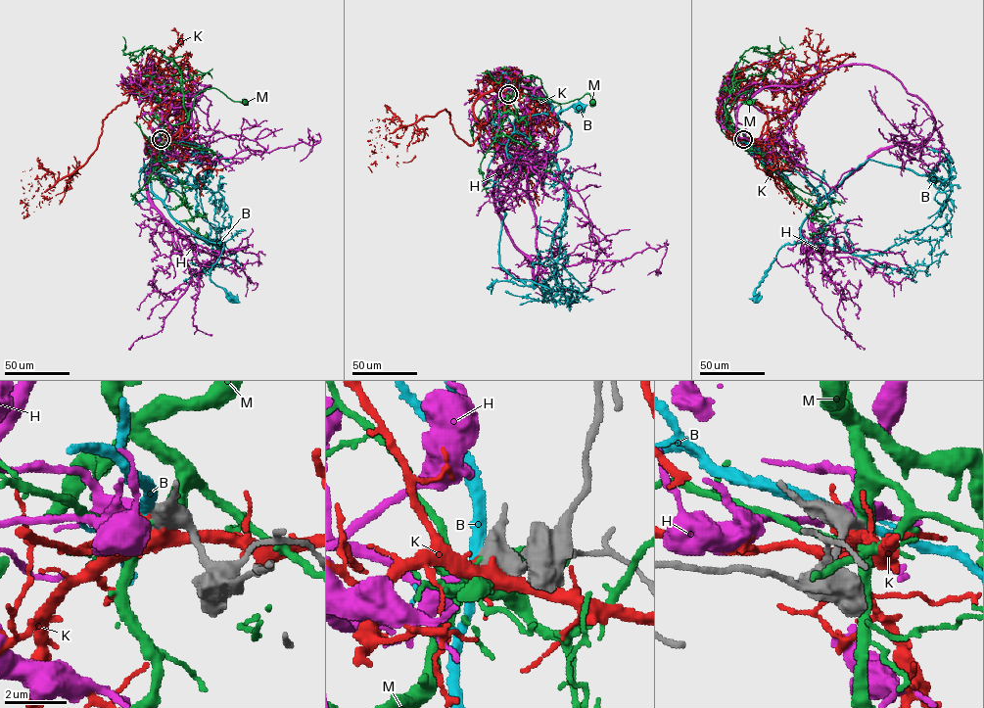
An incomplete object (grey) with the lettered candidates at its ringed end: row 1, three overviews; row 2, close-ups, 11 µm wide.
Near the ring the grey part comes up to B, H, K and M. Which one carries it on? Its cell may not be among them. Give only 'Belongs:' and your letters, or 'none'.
Belongs: H

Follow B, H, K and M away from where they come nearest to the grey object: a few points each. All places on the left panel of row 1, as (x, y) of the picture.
B: (161, 139), (164, 205), (192, 232), (223, 245), (210, 279), (232, 299)
H: (161, 139), (169, 110), (210, 85), (182, 72), (187, 65), (187, 143), (214, 161), (319, 141), (300, 162)
K: (161, 140), (179, 136), (187, 100), (125, 84), (128, 100), (103, 119), (97, 149), (23, 208), (40, 202)
M: (161, 140), (161, 126), (187, 121), (194, 97), (199, 92), (215, 88), (234, 101), (245, 102)

